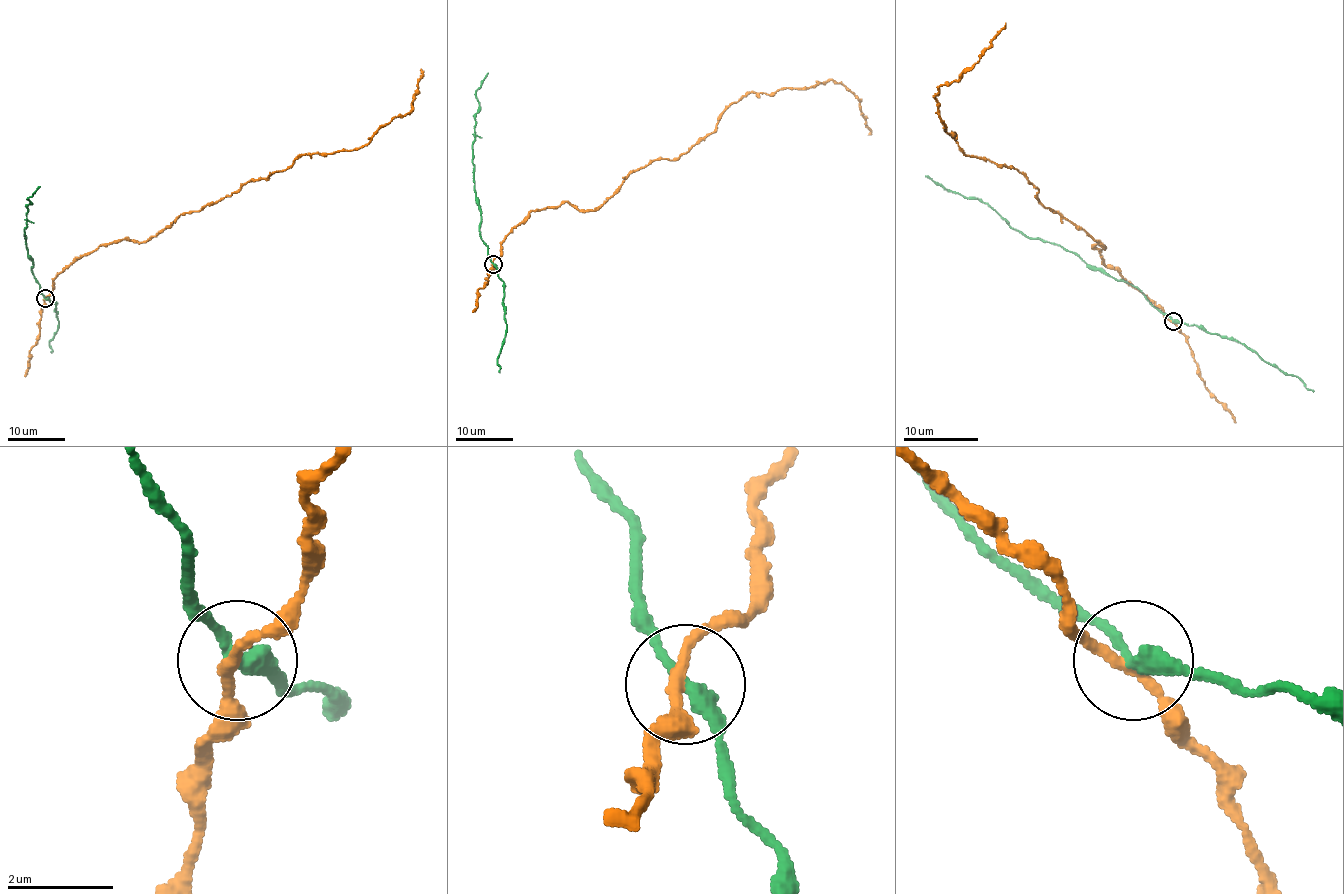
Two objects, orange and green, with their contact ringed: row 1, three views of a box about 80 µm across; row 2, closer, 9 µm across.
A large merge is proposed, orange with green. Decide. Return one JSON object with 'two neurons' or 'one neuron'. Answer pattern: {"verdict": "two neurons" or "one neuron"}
{"verdict": "two neurons"}

